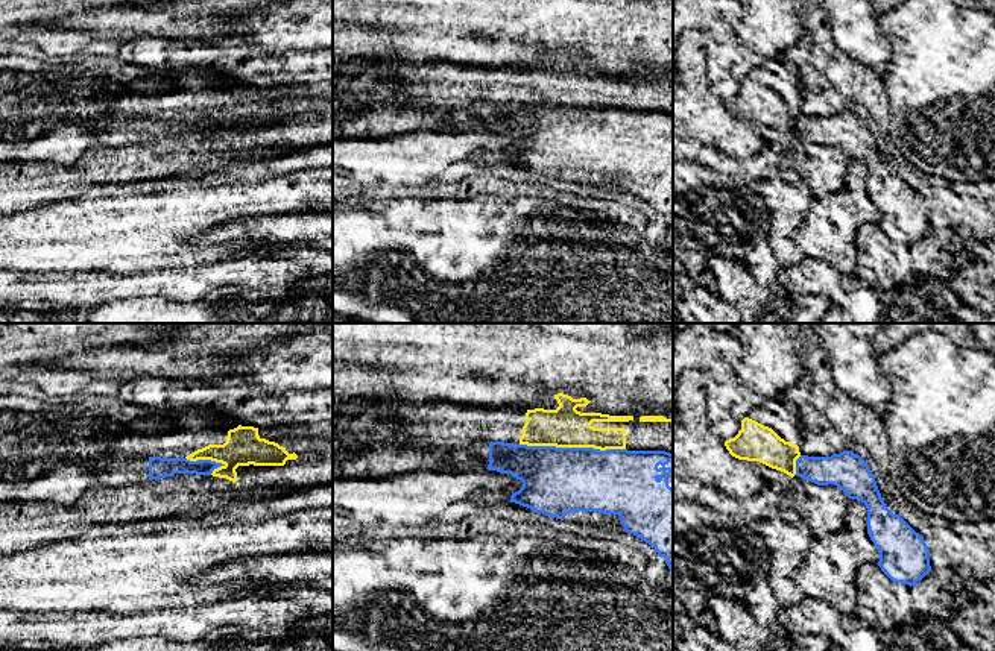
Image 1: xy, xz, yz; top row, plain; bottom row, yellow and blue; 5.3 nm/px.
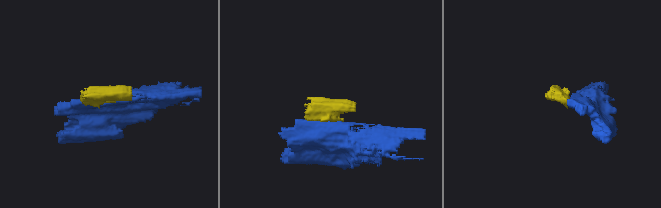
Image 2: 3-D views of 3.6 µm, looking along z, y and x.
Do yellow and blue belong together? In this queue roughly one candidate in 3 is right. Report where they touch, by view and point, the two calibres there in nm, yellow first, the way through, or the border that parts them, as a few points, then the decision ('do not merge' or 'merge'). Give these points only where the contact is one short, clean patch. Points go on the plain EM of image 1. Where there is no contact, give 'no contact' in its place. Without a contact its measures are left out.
xz (573, 106) | 220/360 nm | do not merge

